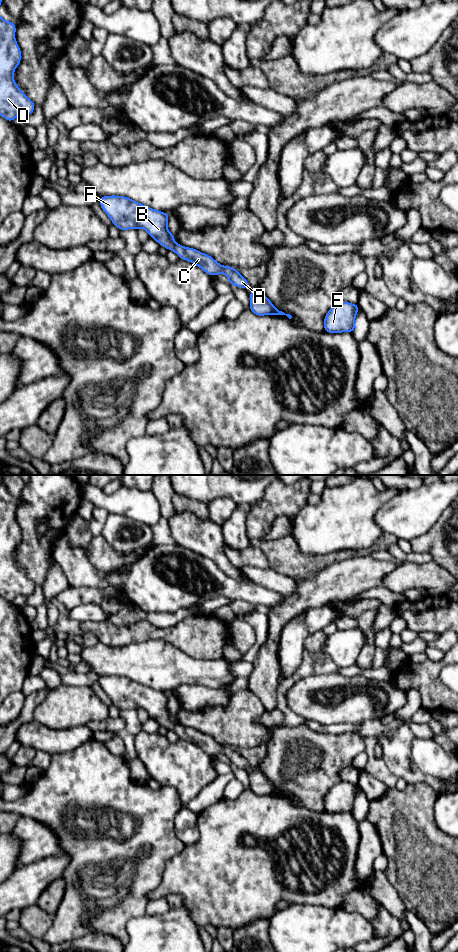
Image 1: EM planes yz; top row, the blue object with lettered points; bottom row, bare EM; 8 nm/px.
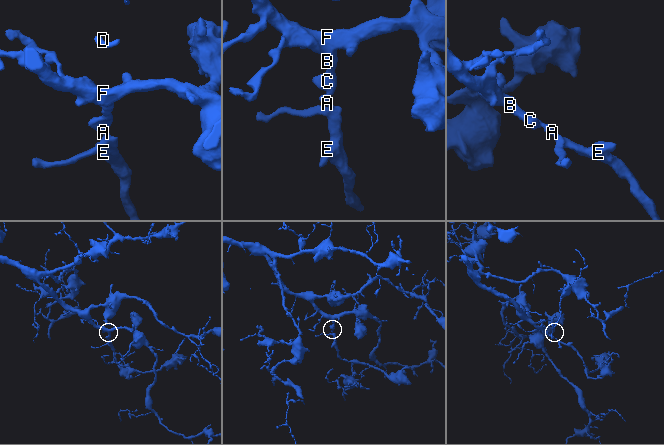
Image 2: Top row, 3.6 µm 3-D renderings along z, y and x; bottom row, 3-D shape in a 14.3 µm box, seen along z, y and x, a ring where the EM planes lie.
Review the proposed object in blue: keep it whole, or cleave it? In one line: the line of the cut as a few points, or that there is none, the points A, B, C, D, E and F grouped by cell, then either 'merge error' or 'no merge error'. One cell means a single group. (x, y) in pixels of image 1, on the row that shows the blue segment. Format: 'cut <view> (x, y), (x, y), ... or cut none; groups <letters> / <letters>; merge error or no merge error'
cut none; groups A B C D E F; no merge error

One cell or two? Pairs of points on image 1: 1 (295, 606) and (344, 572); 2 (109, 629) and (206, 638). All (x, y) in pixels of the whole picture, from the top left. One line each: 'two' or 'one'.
1: one
2: one

